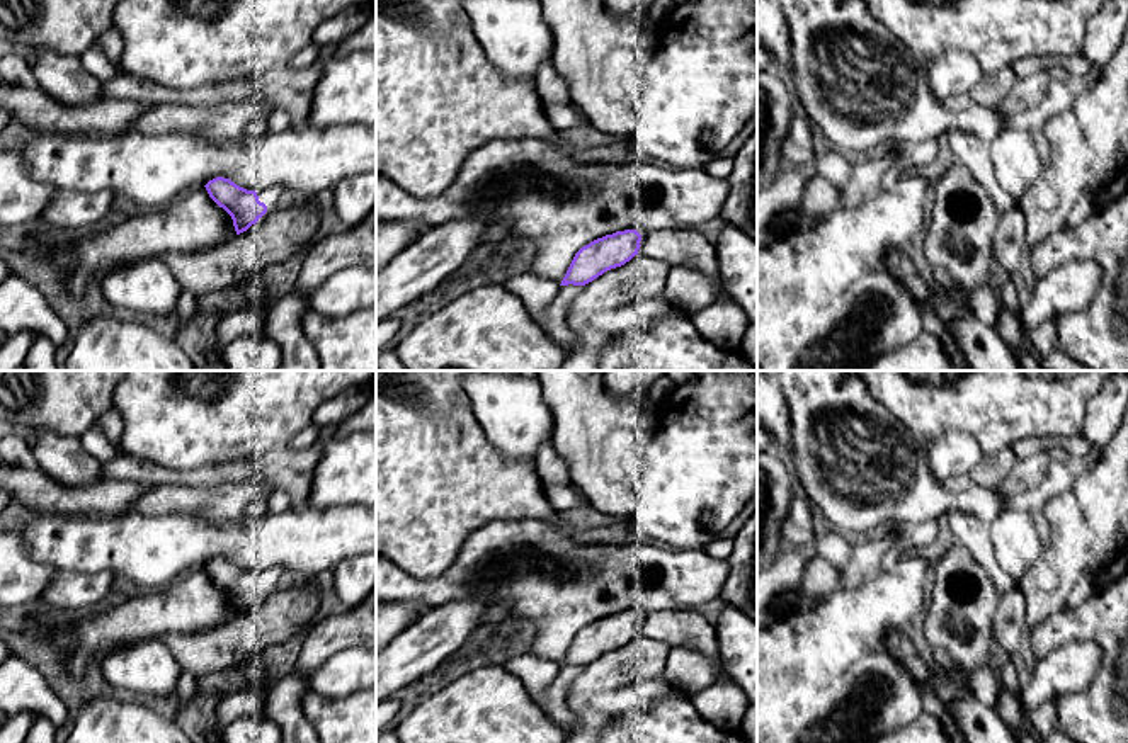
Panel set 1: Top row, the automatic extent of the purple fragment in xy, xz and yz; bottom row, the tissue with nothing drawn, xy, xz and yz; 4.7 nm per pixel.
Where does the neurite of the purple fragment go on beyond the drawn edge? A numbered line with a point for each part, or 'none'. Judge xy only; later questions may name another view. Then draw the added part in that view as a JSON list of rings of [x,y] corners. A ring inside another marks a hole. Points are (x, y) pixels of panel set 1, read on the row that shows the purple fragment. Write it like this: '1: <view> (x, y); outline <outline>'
1: xy (273, 196); outline [[[272,185],[265,190],[259,190],[257,196],[259,196],[259,201],[267,206],[267,213],[257,221],[257,223],[262,223],[284,199],[286,190],[279,185]]]

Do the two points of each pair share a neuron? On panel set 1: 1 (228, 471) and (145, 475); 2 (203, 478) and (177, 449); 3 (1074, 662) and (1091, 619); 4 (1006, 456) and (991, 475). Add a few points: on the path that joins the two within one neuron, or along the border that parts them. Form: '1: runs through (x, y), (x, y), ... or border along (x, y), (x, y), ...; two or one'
1: runs through (208, 476), (165, 476); one
2: border along (233, 459), (193, 468), (167, 468), (155, 463); two
3: border along (1101, 650), (1093, 641), (1067, 641), (1045, 657); two
4: runs through (1002, 461), (994, 470); one

